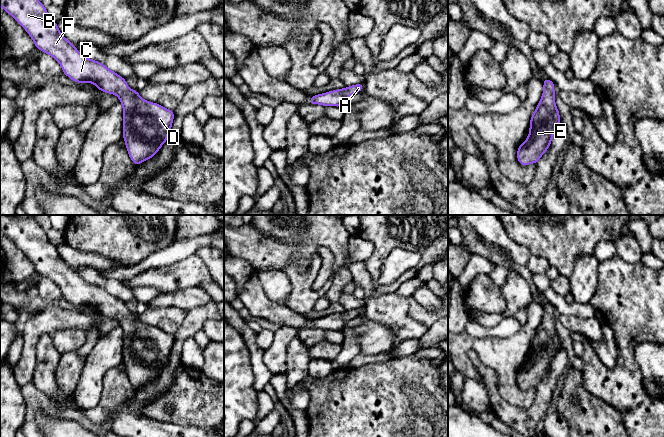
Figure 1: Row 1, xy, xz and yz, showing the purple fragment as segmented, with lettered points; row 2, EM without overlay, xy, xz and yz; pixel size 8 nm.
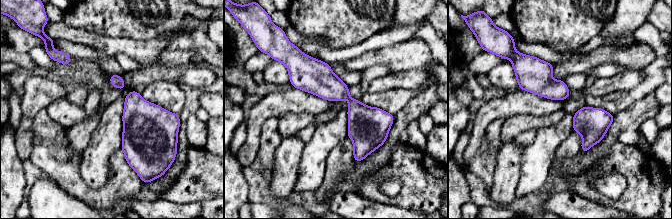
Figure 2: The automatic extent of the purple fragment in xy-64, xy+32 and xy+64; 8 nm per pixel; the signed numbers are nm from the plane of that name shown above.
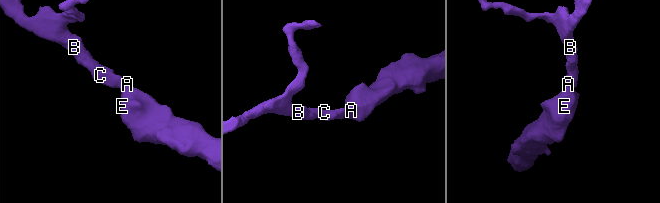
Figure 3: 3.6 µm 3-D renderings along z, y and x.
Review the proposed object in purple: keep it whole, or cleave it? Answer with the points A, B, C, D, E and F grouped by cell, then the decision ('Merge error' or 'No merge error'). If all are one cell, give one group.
Groups: A B C D E F. No merge error

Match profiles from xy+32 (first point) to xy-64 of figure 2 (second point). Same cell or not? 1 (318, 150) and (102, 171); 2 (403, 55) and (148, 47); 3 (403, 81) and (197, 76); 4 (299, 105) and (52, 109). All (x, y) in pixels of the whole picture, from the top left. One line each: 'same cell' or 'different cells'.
1: same cell
2: different cells
3: same cell
4: different cells

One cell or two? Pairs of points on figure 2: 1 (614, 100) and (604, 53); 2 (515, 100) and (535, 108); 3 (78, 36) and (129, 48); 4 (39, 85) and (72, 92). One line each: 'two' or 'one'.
1: two
2: one
3: one
4: two

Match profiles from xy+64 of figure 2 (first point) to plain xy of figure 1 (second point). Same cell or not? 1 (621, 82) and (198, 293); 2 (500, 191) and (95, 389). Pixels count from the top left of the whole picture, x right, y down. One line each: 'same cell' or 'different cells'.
1: same cell
2: different cells

